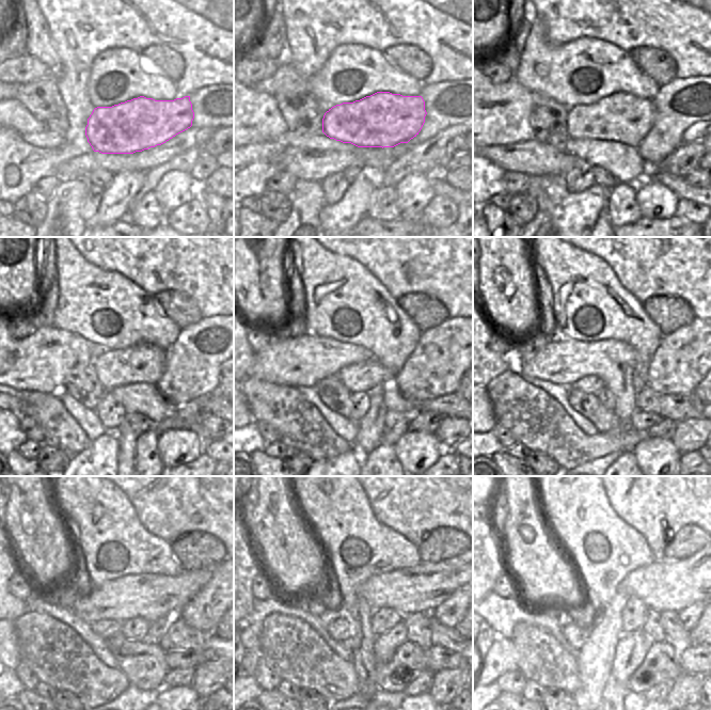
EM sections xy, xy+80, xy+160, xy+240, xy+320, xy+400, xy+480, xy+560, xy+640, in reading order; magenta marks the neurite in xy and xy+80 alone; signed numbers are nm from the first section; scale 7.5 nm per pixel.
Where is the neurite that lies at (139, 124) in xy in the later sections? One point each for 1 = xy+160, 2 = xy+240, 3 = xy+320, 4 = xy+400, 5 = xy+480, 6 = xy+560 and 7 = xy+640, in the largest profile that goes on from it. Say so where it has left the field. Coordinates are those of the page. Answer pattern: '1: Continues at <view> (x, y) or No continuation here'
1: Continues at xy+160 (621, 117)
2: Continues at xy+240 (144, 362)
3: Continues at xy+320 (363, 376)
4: Continues at xy+400 (593, 384)
5: Continues at xy+480 (105, 628)
6: Continues at xy+560 (338, 629)
7: Continues at xy+640 (575, 633)

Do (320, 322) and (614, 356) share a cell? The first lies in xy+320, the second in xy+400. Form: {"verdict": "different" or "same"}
{"verdict": "different"}

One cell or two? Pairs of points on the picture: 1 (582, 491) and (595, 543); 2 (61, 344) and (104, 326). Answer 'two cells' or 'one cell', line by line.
1: one cell
2: two cells

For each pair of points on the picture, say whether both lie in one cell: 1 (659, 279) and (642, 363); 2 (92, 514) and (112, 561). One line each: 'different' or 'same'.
1: different
2: same

